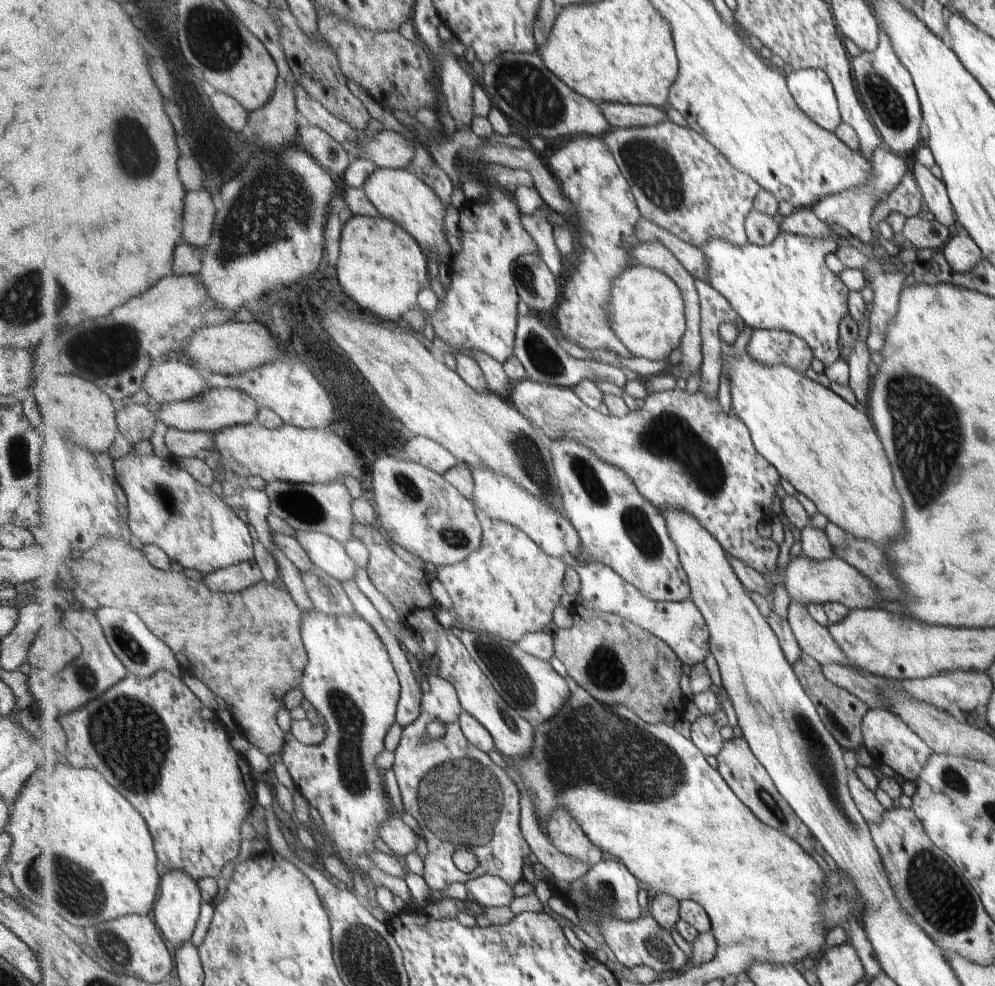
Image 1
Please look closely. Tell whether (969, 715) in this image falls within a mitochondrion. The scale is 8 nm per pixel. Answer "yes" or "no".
no

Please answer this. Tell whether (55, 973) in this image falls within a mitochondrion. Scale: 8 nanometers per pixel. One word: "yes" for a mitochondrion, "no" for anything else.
no

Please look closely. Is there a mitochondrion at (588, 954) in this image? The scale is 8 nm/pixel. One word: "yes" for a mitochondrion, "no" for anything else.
no

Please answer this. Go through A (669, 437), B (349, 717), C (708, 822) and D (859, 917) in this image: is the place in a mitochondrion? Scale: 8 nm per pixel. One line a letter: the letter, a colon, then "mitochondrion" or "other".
A: mitochondrion
B: mitochondrion
C: other
D: other

